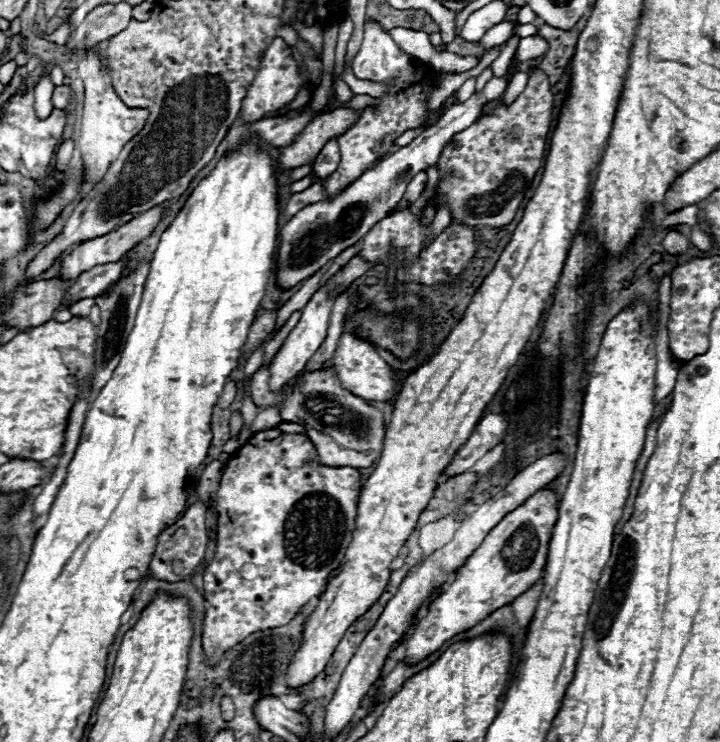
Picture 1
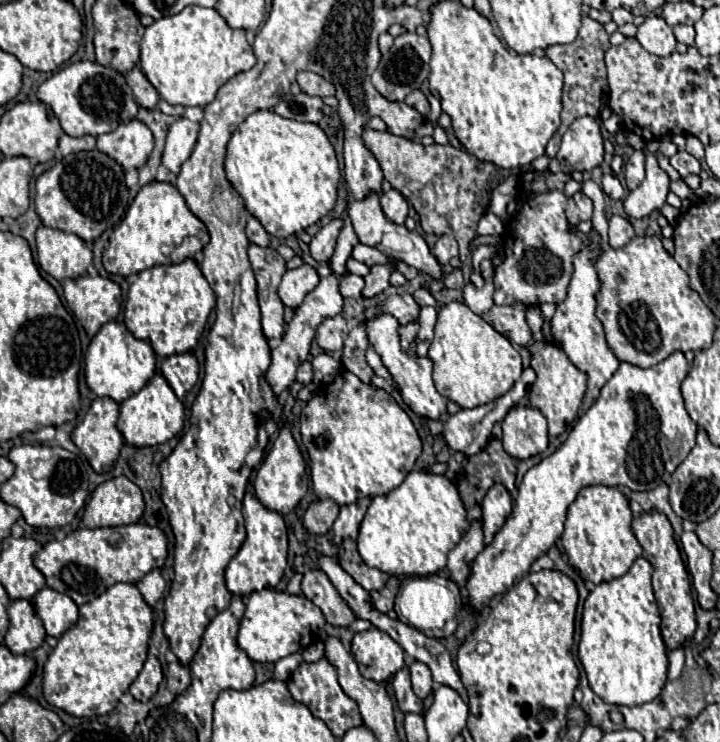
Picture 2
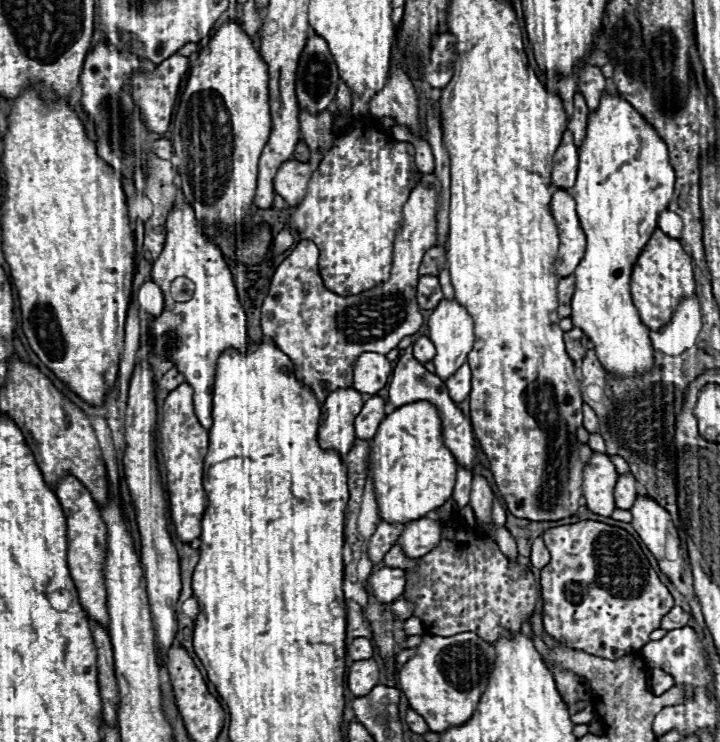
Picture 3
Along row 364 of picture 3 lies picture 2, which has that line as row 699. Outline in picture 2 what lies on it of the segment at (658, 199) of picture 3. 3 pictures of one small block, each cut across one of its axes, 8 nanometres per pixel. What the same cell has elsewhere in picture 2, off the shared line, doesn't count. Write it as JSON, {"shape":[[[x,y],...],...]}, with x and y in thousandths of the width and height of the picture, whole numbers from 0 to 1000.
{"shape":[[[889,749],[875,768],[853,782],[833,784],[811,811],[803,887],[814,903],[819,927],[844,949],[883,951],[908,943],[928,916],[928,876],[917,854],[917,822],[906,798],[906,760]]]}

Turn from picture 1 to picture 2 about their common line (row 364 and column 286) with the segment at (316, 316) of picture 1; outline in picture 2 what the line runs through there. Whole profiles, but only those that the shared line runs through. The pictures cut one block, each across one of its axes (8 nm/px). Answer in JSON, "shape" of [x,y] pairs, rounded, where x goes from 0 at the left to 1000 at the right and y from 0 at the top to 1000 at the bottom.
{"shape":[[[419,356],[417,361],[397,364],[397,369],[392,372],[392,380],[386,385],[386,396],[397,412],[414,415],[419,410],[422,399],[431,391],[436,391],[442,380],[444,380],[444,372],[442,372],[439,361],[431,356]]]}

